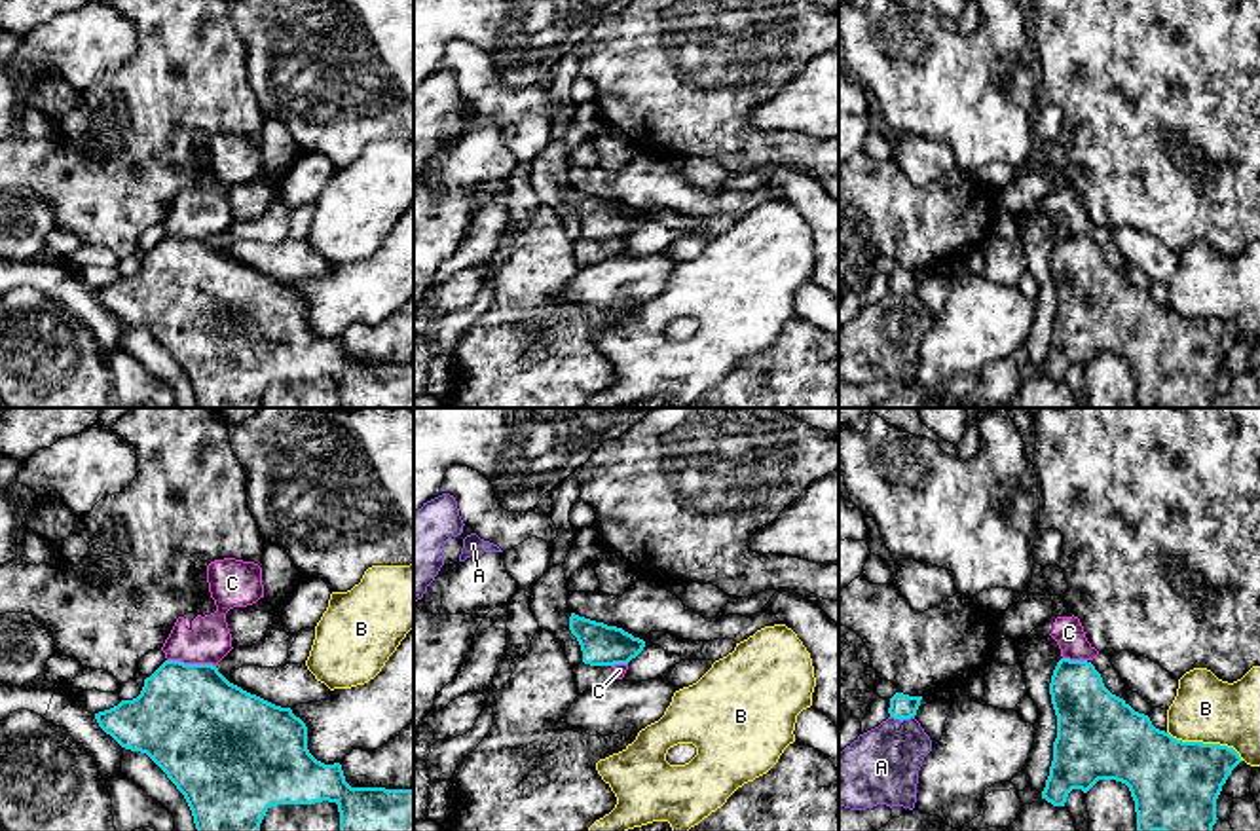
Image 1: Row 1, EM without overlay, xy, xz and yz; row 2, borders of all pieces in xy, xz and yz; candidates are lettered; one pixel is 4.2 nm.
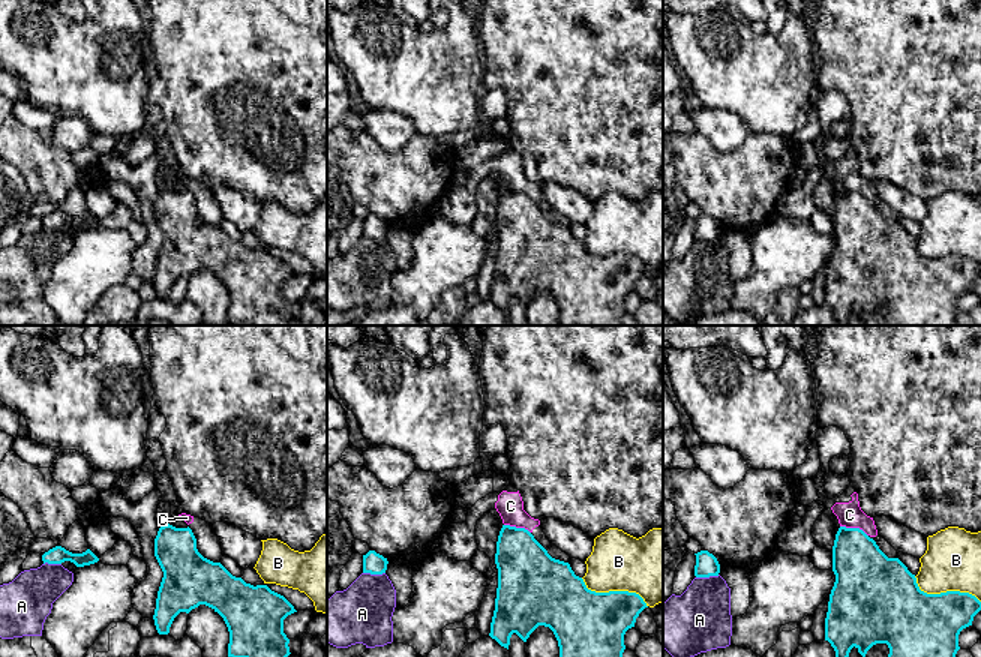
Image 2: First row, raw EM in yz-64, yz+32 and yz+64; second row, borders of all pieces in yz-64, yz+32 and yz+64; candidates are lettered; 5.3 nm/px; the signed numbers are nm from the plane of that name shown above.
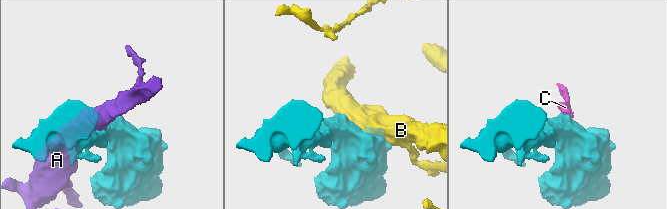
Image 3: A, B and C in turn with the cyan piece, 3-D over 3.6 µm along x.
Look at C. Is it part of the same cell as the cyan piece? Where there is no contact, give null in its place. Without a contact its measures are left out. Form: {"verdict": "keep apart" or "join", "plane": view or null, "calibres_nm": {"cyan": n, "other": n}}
{"verdict": "keep apart", "plane": "xy", "calibres_nm": {"cyan": 460, "other": 190}}

